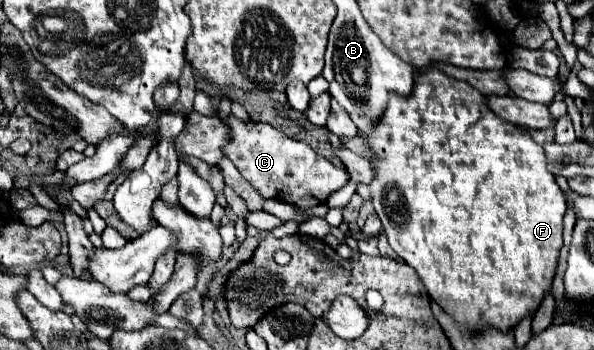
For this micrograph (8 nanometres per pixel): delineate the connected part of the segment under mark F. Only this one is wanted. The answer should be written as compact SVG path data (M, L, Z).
M427 71L423 75L417 75L413 93L407 99L391 95L379 125L369 137L363 139L373 147L377 155L377 161L371 161L377 171L377 179L373 179L373 183L369 185L373 191L371 203L375 207L375 213L383 223L383 231L389 239L391 249L397 253L397 257L401 257L409 267L417 271L429 297L437 305L441 305L443 311L449 313L457 323L465 325L471 333L481 333L487 327L495 327L503 333L509 333L521 319L533 315L539 309L543 297L551 291L551 281L555 277L559 263L559 251L563 247L563 215L565 215L565 197L559 185L555 183L555 177L549 175L547 171L543 147L537 145L529 137L529 133L525 133L521 127L505 123L495 113L491 113L489 107L485 107L485 97L473 91L473 87L469 87L467 83L459 83L451 77L445 77L445 73L439 71Z

